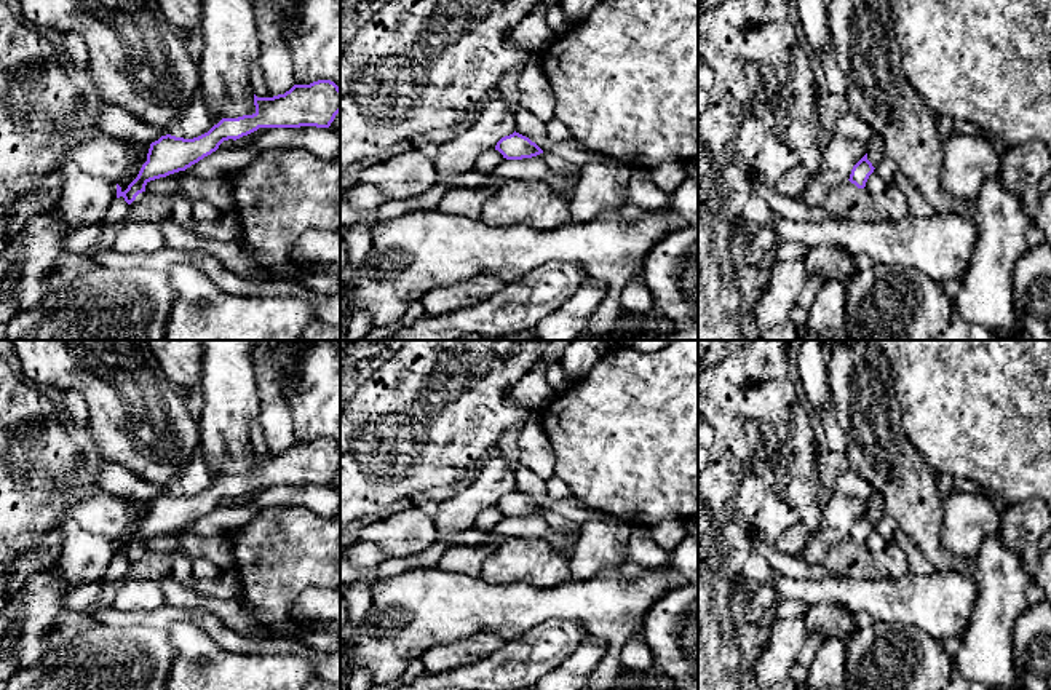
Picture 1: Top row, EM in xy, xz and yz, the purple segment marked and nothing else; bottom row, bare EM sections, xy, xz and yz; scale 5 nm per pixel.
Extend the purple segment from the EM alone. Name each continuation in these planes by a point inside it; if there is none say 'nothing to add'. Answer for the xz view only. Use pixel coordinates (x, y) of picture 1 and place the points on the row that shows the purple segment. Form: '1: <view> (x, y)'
nothing to add

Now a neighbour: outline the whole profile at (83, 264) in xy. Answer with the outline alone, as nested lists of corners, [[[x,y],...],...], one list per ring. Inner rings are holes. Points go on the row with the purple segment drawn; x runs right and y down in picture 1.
[[[91,254],[73,256],[70,257],[70,260],[75,264],[75,272],[78,273],[78,276],[101,268],[101,265],[94,260]]]

